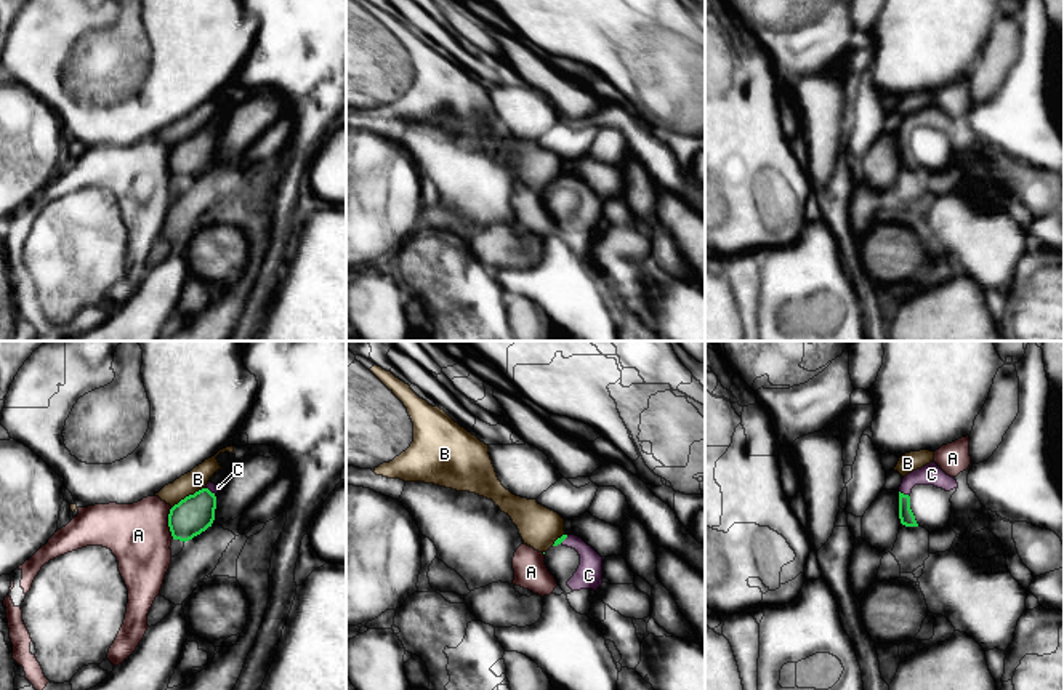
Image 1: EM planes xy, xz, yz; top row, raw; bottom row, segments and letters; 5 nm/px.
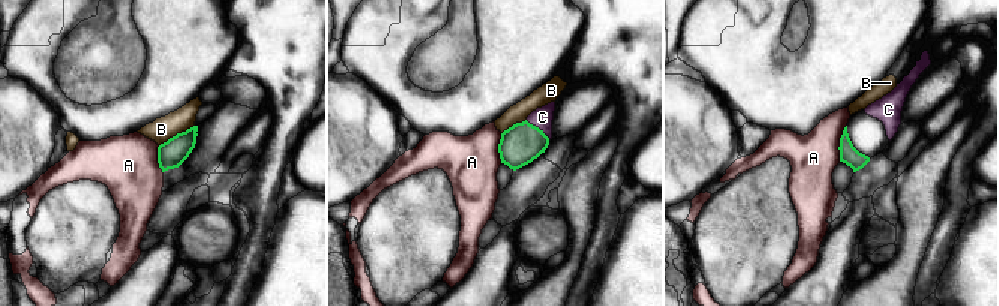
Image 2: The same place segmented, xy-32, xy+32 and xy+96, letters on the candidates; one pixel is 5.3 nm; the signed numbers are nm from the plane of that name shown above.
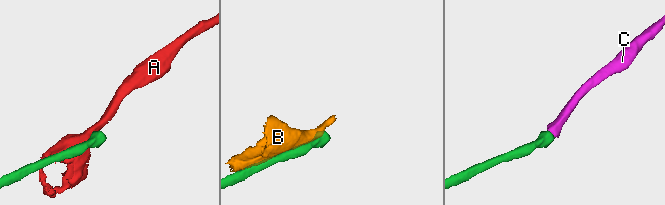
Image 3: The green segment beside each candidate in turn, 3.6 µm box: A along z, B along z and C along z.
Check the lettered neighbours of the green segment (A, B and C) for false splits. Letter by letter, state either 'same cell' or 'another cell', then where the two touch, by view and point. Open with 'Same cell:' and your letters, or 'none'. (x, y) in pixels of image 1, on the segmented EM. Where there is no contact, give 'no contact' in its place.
Same cell: C
A: another cell; contact xy (169, 524)
B: another cell; contact xy (189, 495)
C: same cell; contact yz (902, 493)

